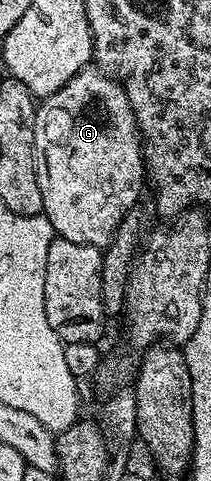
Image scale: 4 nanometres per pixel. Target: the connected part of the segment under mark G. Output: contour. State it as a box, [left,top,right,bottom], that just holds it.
[34,65,146,249]

